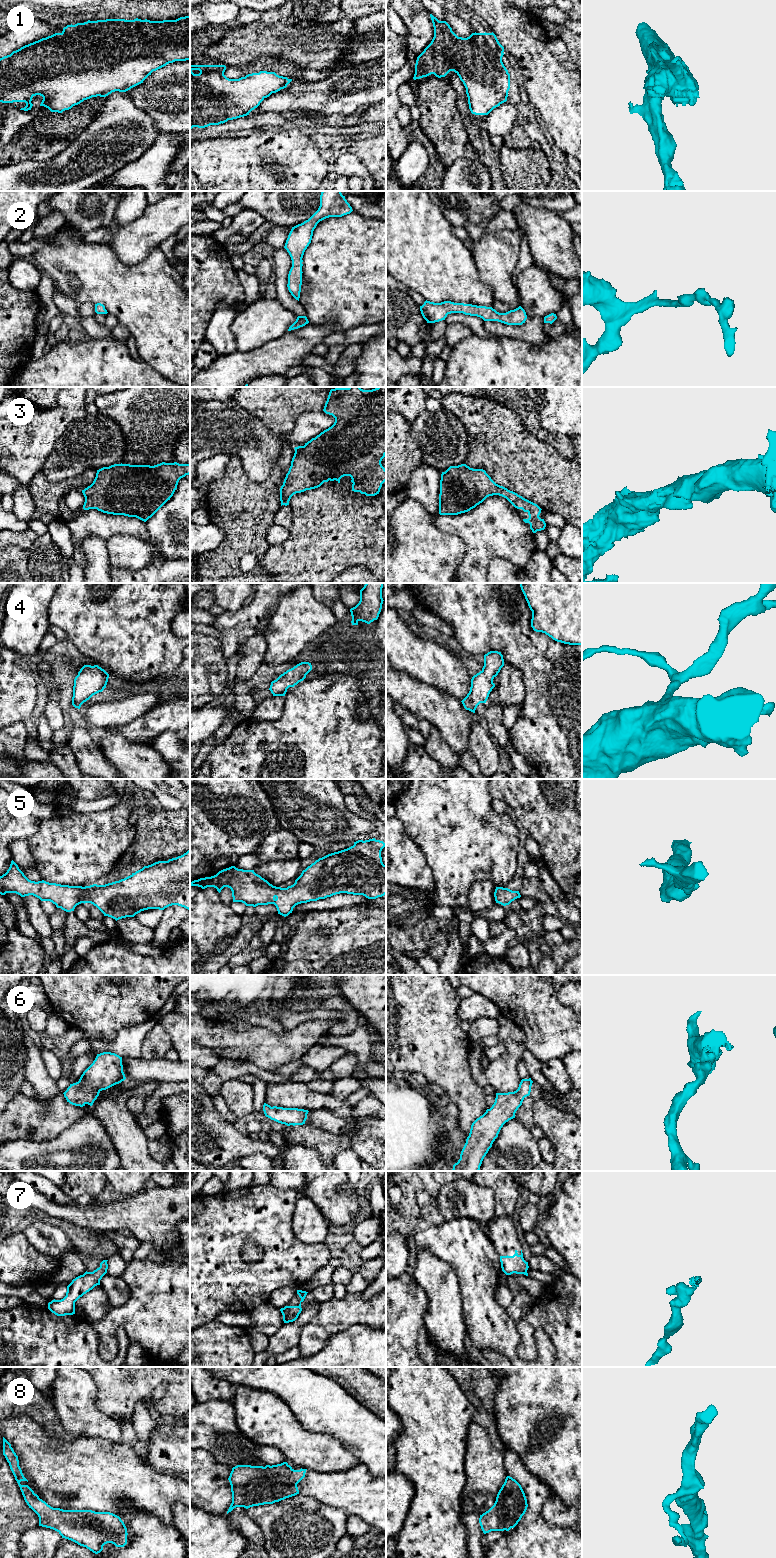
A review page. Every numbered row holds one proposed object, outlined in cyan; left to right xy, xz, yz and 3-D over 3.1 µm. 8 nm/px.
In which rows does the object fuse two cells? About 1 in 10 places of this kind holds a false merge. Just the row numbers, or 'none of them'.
none of them

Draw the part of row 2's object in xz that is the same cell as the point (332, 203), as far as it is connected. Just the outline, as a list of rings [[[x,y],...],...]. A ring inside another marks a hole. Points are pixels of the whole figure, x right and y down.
[[[322,191],[318,210],[306,221],[292,227],[284,248],[292,260],[288,274],[288,290],[299,301],[302,285],[302,258],[312,240],[317,224],[329,217],[342,217],[352,212],[352,207],[341,191]]]

